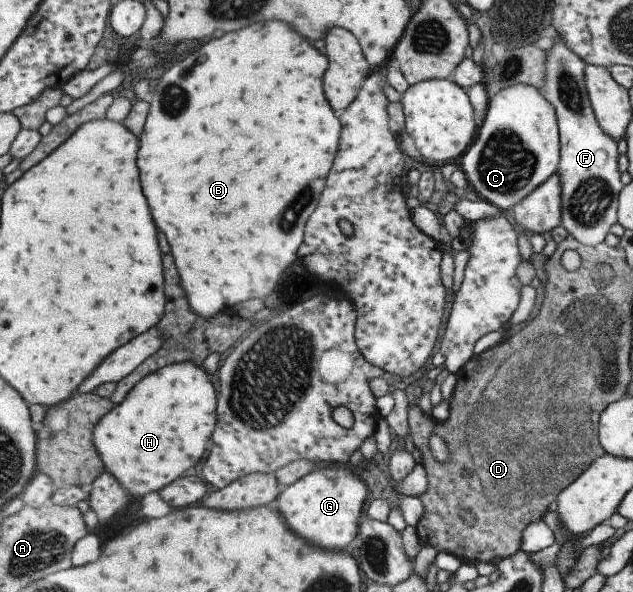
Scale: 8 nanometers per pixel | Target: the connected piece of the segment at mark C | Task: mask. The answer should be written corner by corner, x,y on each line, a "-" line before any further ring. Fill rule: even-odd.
513,85
491,97
484,125
460,159
461,169
480,197
503,212
513,209
557,173
561,147
561,130
554,104
535,85

